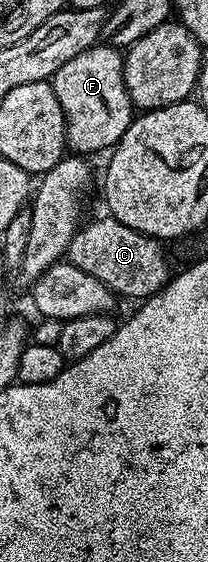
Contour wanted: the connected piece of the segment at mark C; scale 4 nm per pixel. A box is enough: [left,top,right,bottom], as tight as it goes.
[67,216,170,300]

